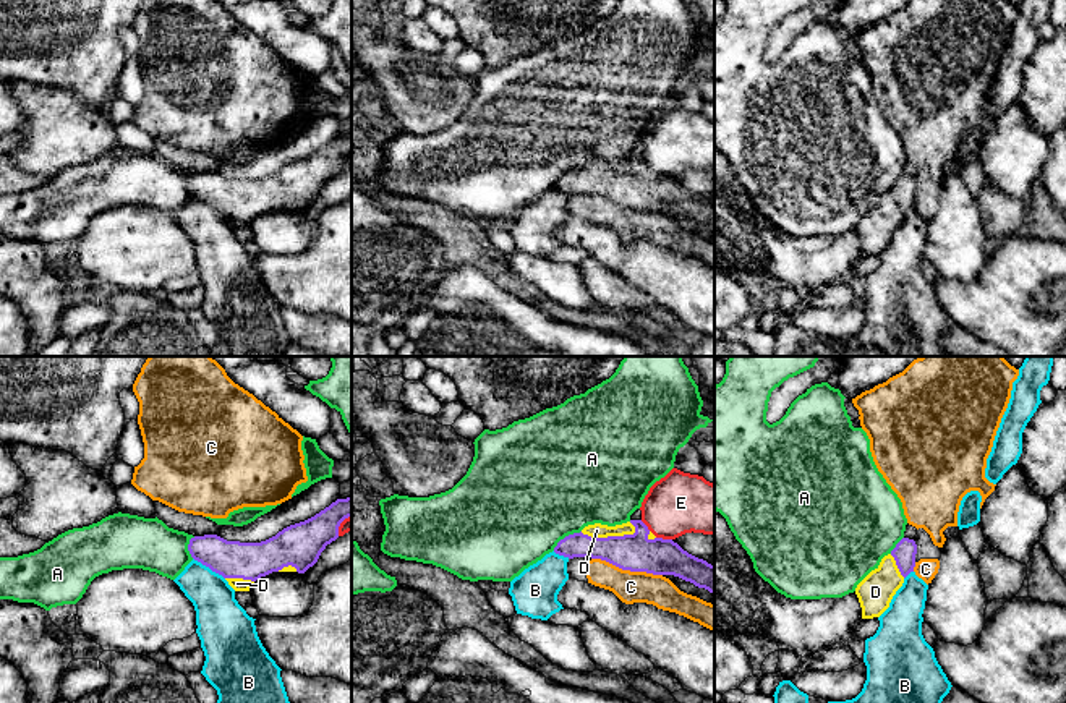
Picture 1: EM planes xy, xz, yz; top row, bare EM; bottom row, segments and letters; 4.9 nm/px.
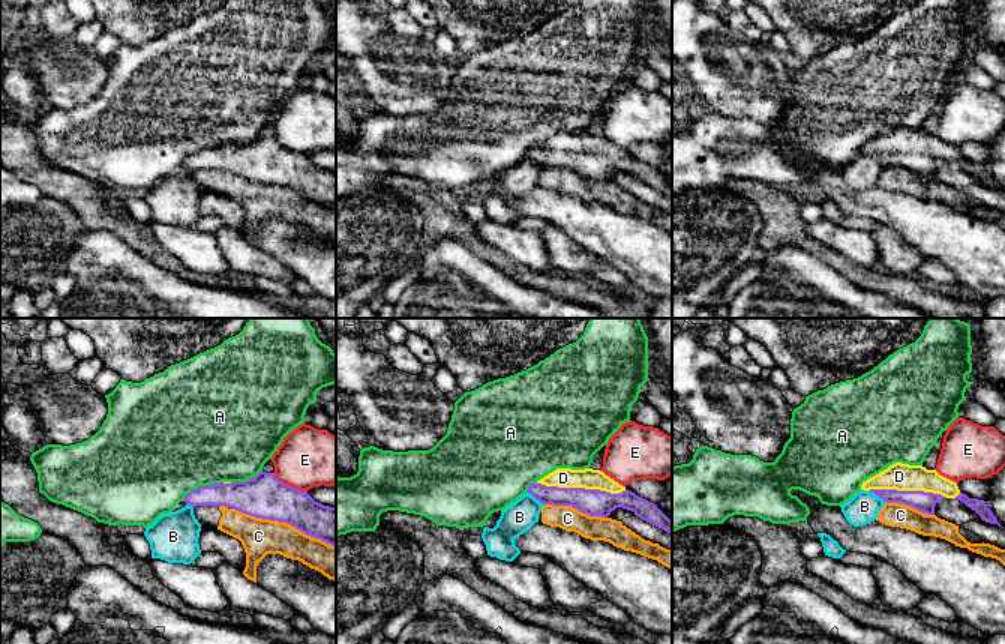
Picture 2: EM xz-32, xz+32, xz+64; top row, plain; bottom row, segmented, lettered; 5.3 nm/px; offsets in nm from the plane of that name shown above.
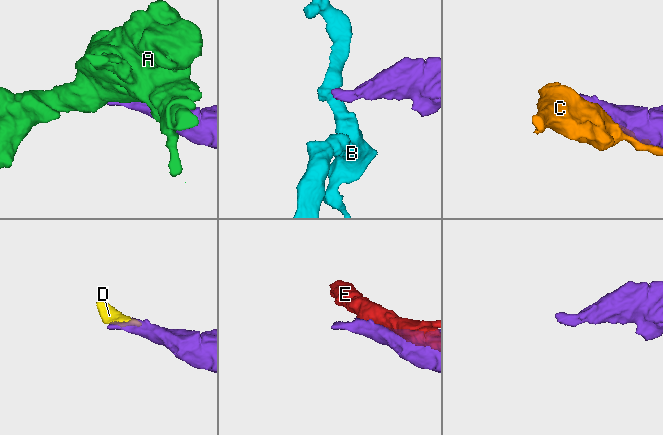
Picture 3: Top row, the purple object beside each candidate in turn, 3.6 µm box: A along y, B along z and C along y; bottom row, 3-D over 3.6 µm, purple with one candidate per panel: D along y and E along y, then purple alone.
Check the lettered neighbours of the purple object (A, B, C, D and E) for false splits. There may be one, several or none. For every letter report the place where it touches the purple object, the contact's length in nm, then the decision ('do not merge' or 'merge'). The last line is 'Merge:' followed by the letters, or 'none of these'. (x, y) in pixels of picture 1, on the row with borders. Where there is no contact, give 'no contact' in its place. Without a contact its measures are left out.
A: xz (566, 536) | 170 nm | do not merge
B: xy (209, 567) | 190 nm | do not merge
C: xz (627, 569) | 360 nm | do not merge
D: xz (609, 536) | 280 nm | merge
E: xz (665, 540) | 80 nm | do not merge
Merge: D

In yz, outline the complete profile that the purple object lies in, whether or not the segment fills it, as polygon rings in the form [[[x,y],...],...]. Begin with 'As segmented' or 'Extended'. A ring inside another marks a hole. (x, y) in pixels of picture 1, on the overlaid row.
Extended. [[[902,538],[896,547],[881,559],[855,588],[862,607],[862,619],[880,617],[902,586],[904,578],[914,572],[917,544],[914,539]]]

